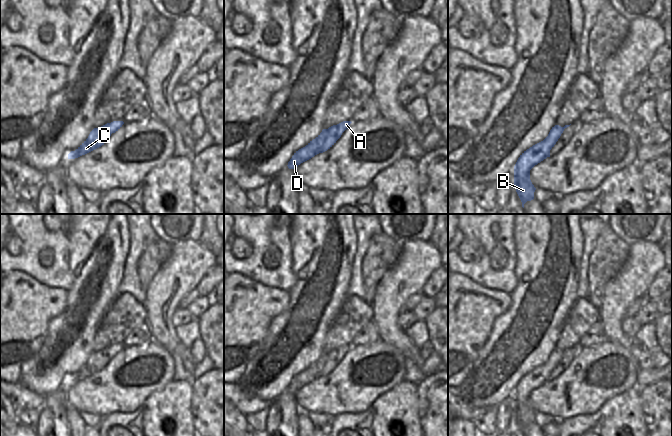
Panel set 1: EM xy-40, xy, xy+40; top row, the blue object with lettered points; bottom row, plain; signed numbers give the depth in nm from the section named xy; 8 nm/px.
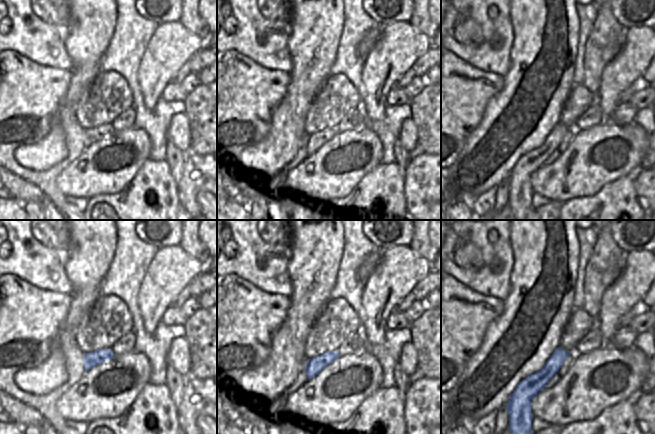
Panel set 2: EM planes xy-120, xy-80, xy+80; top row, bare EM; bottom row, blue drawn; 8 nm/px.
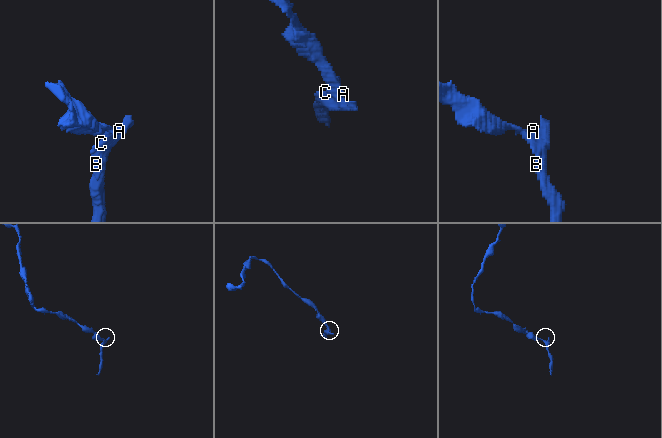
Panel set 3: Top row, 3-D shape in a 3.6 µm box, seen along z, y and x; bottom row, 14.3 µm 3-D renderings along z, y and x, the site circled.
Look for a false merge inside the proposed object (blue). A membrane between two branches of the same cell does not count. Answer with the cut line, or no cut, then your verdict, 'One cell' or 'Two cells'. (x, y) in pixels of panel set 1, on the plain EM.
Split along xy-40 (96, 352), (111, 357). Two cells

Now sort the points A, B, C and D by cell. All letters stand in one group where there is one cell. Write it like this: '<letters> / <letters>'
A / B C D

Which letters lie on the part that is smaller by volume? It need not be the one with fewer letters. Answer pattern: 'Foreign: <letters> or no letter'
Foreign: B, C, D

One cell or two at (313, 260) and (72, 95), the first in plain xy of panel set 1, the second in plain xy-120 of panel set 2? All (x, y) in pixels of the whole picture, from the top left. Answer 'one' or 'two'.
one

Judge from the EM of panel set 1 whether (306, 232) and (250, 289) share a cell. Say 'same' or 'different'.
different

